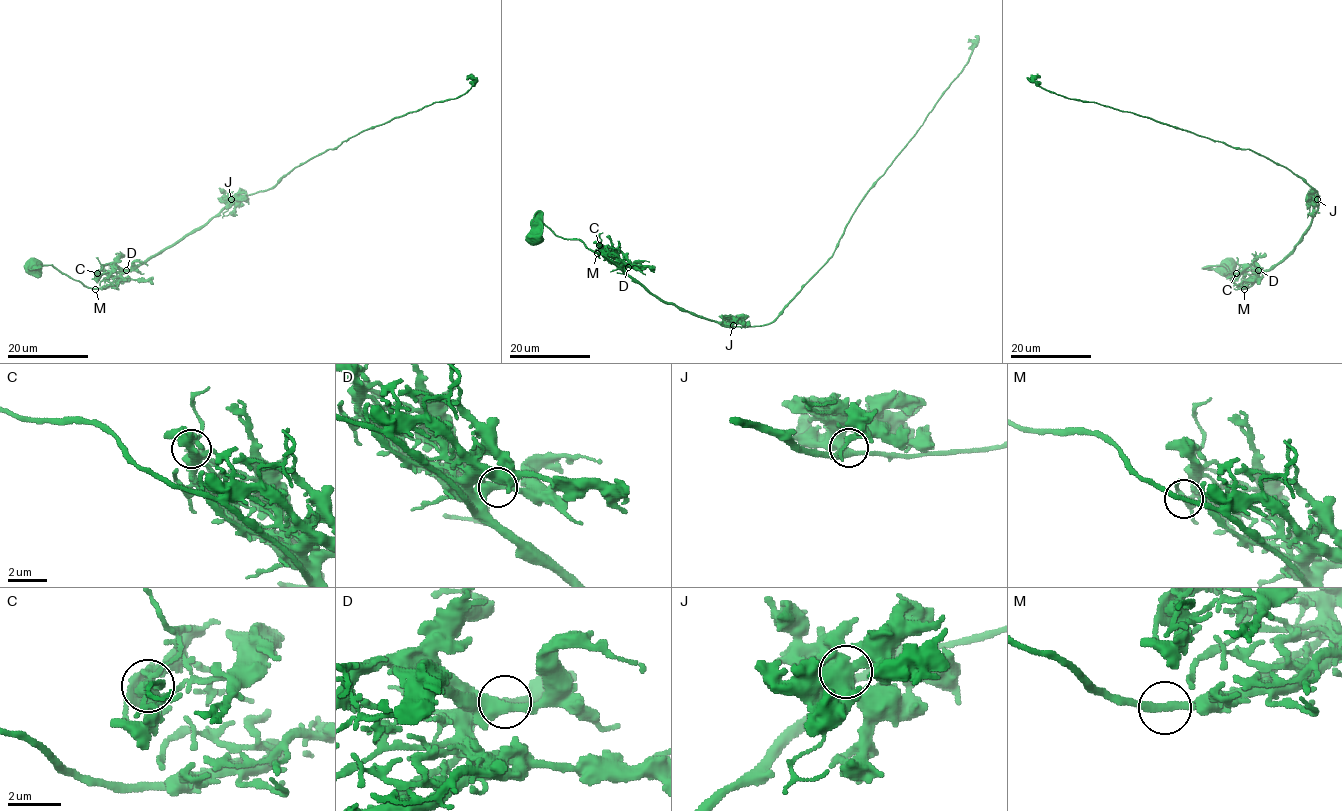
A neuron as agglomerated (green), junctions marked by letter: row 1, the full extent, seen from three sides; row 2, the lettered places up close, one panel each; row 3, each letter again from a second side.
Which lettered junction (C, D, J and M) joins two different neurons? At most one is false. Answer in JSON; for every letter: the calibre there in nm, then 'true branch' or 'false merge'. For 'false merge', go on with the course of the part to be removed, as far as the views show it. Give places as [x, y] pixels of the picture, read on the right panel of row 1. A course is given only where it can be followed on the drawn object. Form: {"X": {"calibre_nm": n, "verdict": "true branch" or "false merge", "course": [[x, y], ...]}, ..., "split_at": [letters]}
{"C": {"calibre_nm": 320, "verdict": "true branch"}, "D": {"calibre_nm": 340, "verdict": "true branch"}, "J": {"calibre_nm": 400, "verdict": "true branch"}, "M": {"calibre_nm": 260, "verdict": "true branch"}, "split_at": []}

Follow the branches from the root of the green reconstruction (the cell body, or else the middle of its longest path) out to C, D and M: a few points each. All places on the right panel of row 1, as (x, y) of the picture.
C: (1230, 263), (1212, 267), (1223, 265), (1230, 279), (1245, 288), (1242, 286), (1252, 274), (1236, 273)
D: (1230, 263), (1225, 261), (1217, 268), (1212, 267), (1223, 265), (1230, 272), (1230, 279), (1242, 288), (1258, 270)
M: (1230, 263), (1225, 261), (1217, 268), (1212, 267), (1223, 265), (1230, 272), (1230, 279), (1244, 289)

